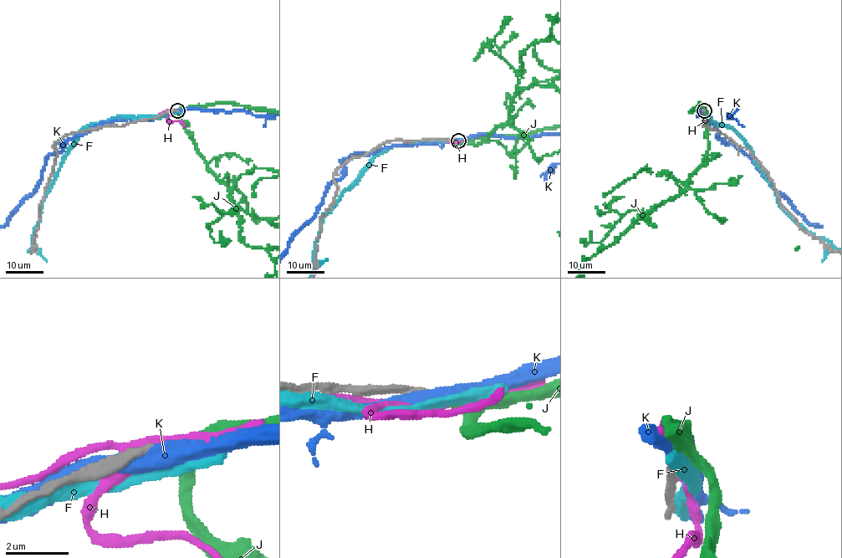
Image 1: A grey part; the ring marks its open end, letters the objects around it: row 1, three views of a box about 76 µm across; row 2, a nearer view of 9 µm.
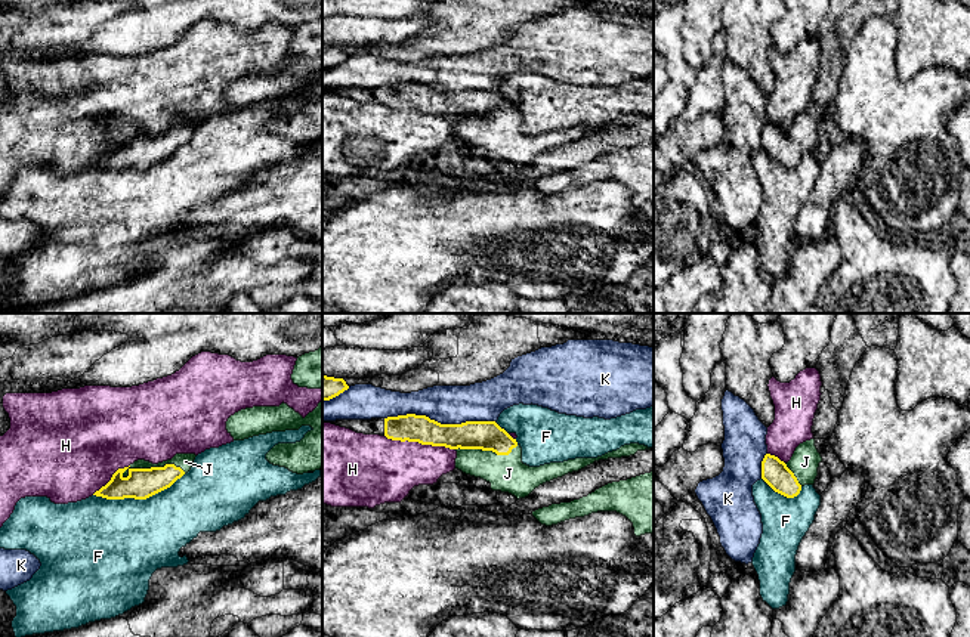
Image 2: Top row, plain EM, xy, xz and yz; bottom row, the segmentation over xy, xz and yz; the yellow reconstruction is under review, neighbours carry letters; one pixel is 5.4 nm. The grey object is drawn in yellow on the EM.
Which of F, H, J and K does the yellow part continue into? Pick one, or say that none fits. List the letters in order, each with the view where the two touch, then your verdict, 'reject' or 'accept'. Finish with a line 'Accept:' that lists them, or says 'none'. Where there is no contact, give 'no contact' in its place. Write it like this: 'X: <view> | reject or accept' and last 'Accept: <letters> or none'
F: xy | reject
H: xz | reject
J: xy | accept
K: xz | reject
Accept: J

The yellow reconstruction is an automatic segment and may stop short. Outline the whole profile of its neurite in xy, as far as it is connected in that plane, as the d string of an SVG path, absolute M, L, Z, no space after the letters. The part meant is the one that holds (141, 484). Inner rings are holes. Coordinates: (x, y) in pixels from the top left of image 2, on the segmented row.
M176 454L172 460L158 464L138 460L129 467L118 469L111 480L93 495L106 500L146 500L186 474L195 457L195 454Z

